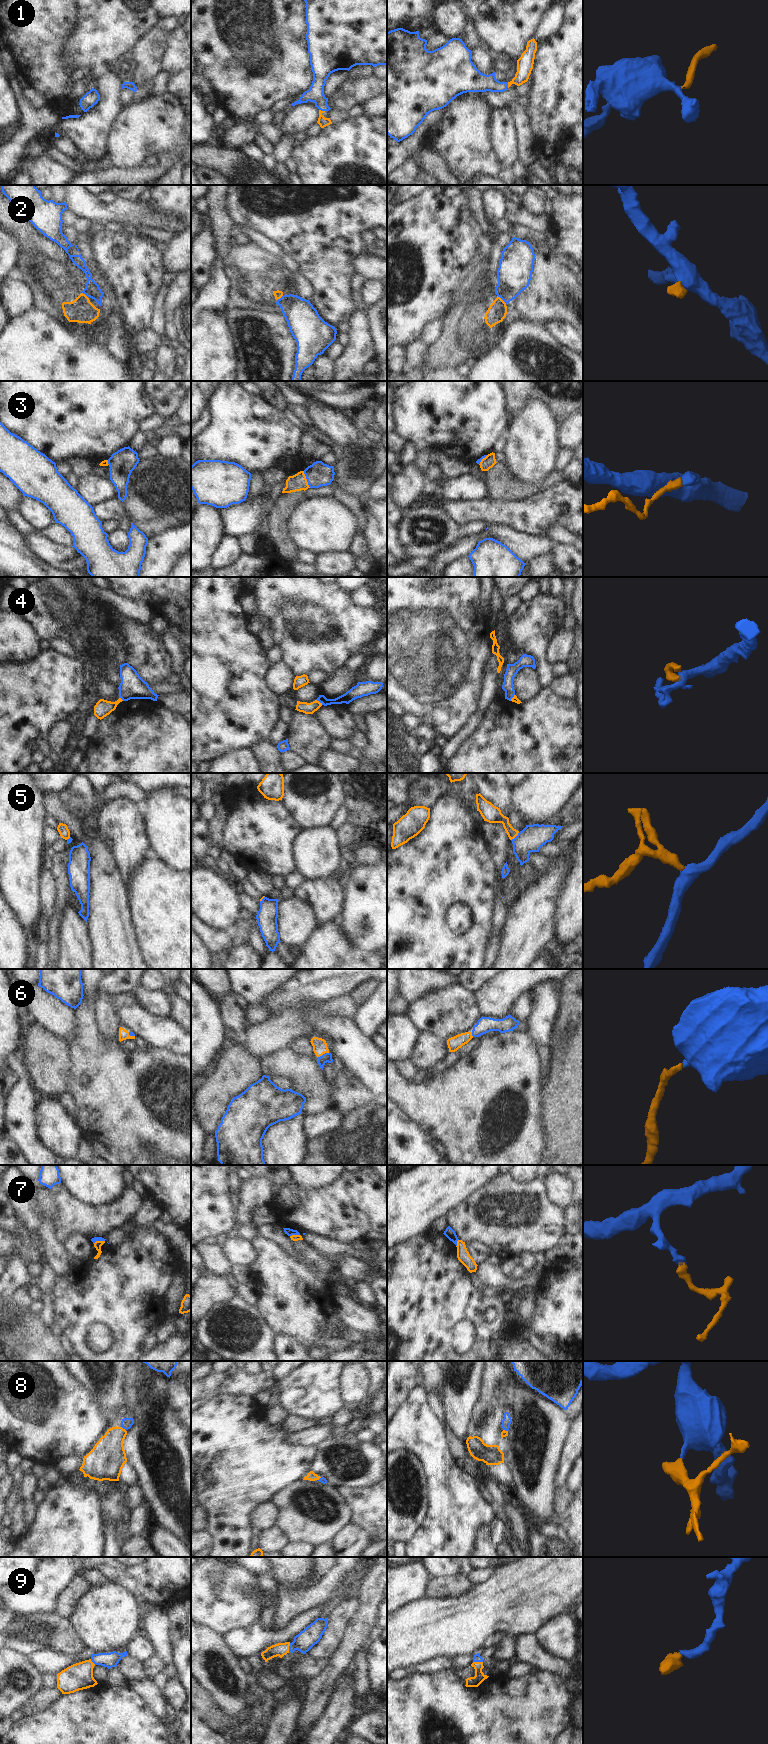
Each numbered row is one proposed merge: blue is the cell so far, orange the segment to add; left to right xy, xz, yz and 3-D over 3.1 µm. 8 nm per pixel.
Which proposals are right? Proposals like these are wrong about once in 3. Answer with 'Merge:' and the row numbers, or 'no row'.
Merge: 1, 4, 6, 8, 9.

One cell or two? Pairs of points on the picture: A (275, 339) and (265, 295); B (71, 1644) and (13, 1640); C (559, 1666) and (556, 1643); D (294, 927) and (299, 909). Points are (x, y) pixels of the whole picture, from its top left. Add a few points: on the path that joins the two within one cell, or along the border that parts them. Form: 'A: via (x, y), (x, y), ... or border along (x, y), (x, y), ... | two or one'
A: border along (275, 303), (265, 310), (259, 310) | two
B: via (57, 1640), (27, 1640) | one
C: border along (539, 1643), (552, 1654), (572, 1661) | two
D: via (296, 923), (296, 913) | one

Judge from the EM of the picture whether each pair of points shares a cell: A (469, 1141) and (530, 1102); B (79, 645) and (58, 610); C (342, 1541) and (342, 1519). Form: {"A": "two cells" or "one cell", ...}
{"A": "one cell", "B": "one cell", "C": "two cells"}

